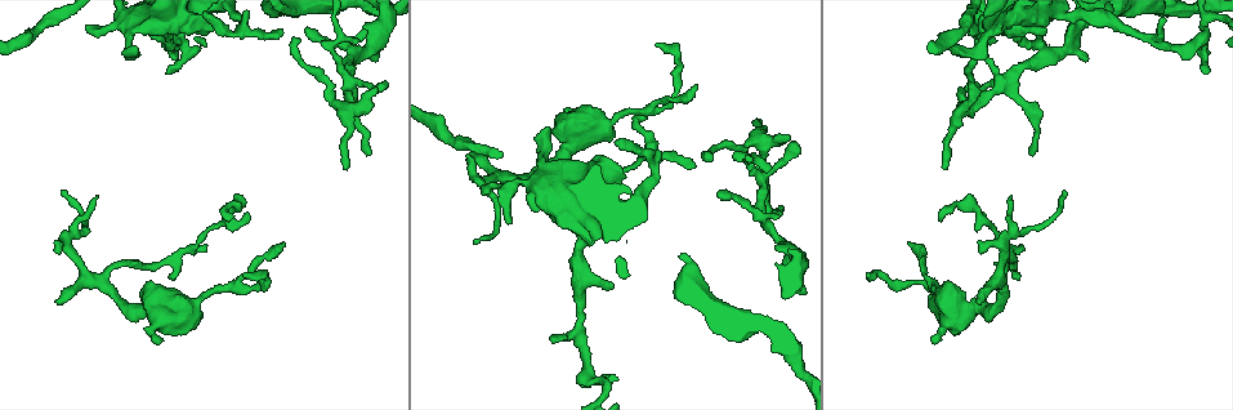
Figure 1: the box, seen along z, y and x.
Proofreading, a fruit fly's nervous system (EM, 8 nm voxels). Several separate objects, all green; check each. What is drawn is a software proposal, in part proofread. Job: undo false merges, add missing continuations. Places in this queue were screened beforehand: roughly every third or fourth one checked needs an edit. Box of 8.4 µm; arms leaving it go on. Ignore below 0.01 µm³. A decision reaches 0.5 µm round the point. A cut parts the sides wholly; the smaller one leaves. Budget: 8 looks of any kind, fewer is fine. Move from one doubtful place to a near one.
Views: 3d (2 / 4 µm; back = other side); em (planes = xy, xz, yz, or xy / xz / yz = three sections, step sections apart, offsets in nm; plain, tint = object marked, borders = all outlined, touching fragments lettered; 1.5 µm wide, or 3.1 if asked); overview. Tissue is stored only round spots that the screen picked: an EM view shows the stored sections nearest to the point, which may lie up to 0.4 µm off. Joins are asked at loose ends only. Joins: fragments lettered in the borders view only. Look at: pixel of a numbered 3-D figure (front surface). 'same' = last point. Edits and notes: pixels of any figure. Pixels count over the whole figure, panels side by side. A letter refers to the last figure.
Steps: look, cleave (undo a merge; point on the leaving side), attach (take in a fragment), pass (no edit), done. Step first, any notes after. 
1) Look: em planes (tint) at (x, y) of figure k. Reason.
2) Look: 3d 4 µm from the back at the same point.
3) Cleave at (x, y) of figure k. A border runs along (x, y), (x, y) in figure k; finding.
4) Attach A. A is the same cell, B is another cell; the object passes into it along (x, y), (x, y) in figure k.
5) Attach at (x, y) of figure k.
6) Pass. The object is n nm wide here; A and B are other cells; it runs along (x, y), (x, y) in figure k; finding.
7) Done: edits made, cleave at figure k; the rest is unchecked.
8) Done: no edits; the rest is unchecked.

Look: em planes (borders) at (245, 214) of figure 1. An open end.

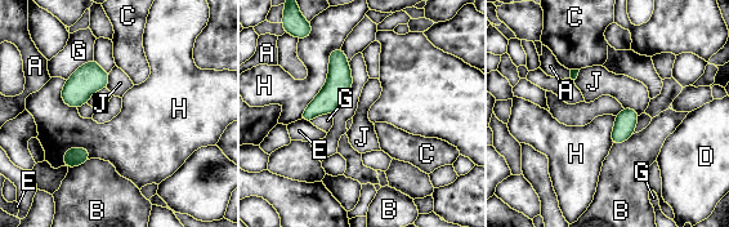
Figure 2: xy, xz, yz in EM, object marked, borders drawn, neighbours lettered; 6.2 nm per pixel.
Pass. The object is 130 nm wide here; A, B, C, D, E, G, H and J are other cells; a border runs along (624, 107), (630, 107), (639, 115) in figure 2; none of them fits.

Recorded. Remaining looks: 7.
Look: em yz step 8 (borders) at (721, 193) of figure 1. Thin end.

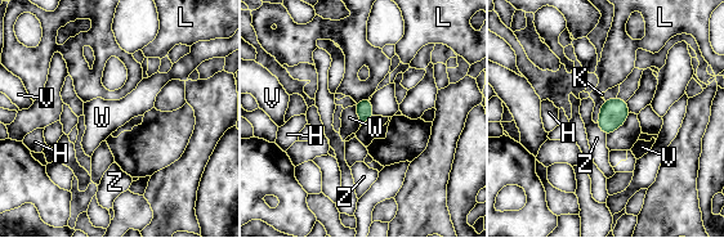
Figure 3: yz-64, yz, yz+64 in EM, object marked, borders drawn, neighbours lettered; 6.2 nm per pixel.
Look: em planes (borders) at the same point. Cut it another way.

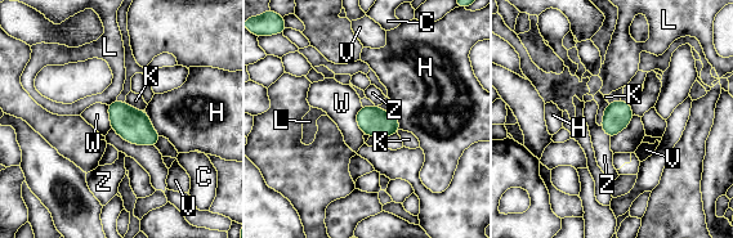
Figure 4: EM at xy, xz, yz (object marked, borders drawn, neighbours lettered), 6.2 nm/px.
Pass. The object is 170 nm wide here; C, H, K, L, V, W and Z are other cells; a border runs along (361, 107), (357, 125), (363, 134) in figure 4; no lettered fragment goes on from it.

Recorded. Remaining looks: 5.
Look: 3d 4 µm at (656, 43) of figure 1. An open end.

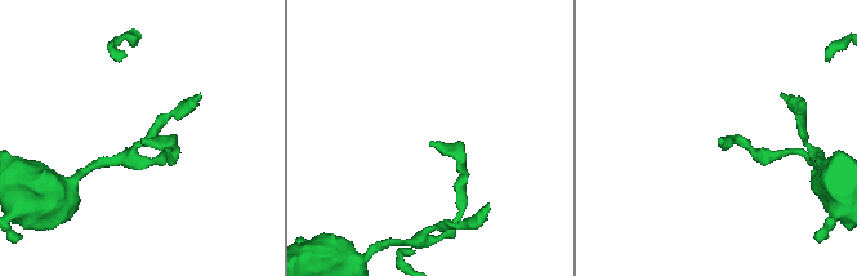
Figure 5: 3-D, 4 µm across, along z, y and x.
Look: em xz step 8 (borders) at (430, 141) of figure 5.

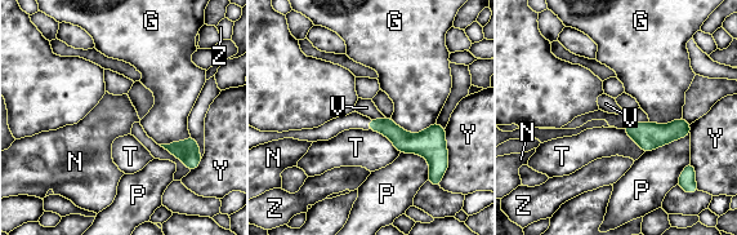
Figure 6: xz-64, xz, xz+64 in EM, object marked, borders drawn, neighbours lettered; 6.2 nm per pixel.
Look: em yz step 8 (borders) at the same point. Cut it another way.

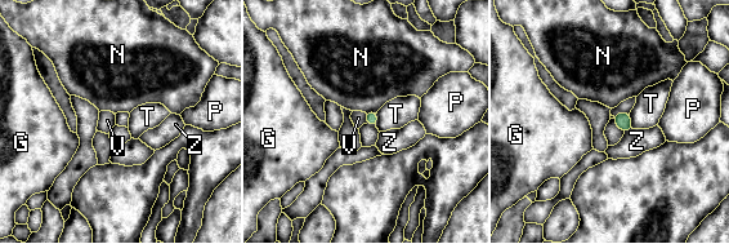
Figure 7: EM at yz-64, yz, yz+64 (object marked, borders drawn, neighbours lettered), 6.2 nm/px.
Pass. The longest contact is with T, 100 nm; G, N, P, T, V and Z are other cells; a border runs along (365, 114), (366, 123) in figure 7; none of them fits.

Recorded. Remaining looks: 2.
Done: no edits; the rest is unchecked.

